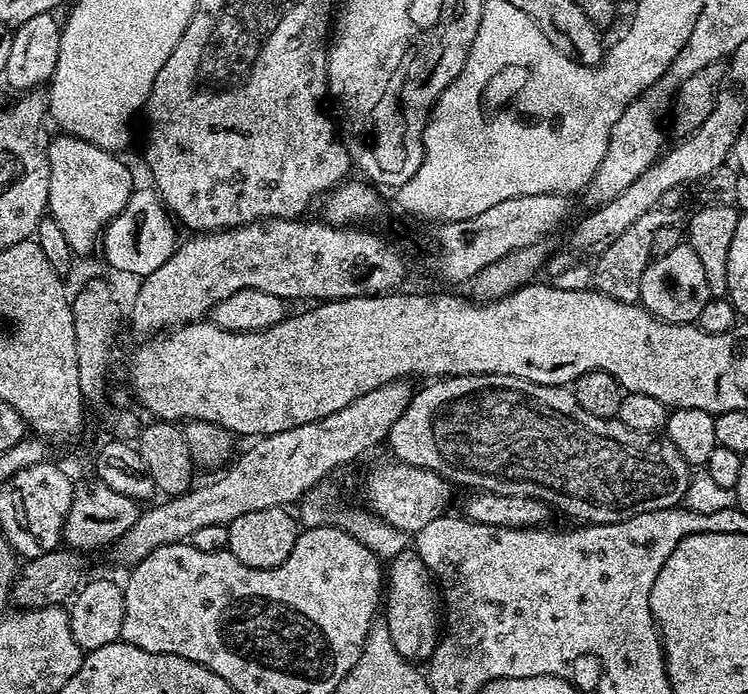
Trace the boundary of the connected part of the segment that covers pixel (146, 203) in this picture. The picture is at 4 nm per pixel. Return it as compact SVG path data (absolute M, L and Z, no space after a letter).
M137 187L126 206L104 227L102 237L102 260L109 269L126 270L140 277L154 274L170 254L174 254L178 243L177 221L164 204L155 187Z

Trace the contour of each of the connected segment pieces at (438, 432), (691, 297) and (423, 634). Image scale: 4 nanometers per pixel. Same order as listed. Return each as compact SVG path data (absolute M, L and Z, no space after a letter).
M482 374L481 376L445 376L433 379L424 389L413 391L410 406L402 410L402 418L394 422L386 441L387 447L392 447L392 452L397 461L410 466L418 466L426 470L434 470L440 476L451 480L455 485L465 484L468 490L493 492L494 494L510 494L522 498L538 498L549 509L565 512L573 516L573 521L584 524L613 524L622 522L626 518L634 518L634 514L646 514L650 510L666 510L677 507L683 501L690 475L690 465L674 450L674 446L663 435L655 432L639 432L630 430L621 420L615 418L607 420L598 418L594 414L586 414L582 406L578 406L576 393L571 387L555 384L535 384L522 378L503 376L502 374Z
M686 242L674 246L668 254L649 260L642 274L639 303L658 319L668 324L696 324L698 314L702 314L702 306L706 306L708 299L702 262Z
M405 550L391 557L386 568L386 603L382 608L383 623L390 630L394 650L409 662L426 662L434 654L442 635L442 597L432 571L415 550Z

